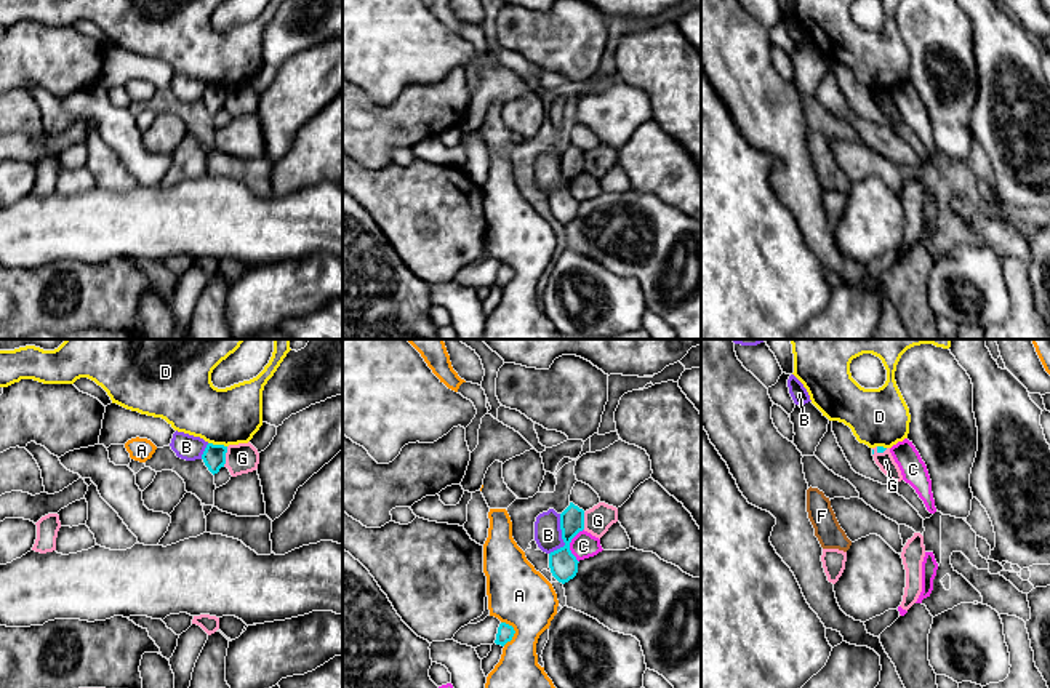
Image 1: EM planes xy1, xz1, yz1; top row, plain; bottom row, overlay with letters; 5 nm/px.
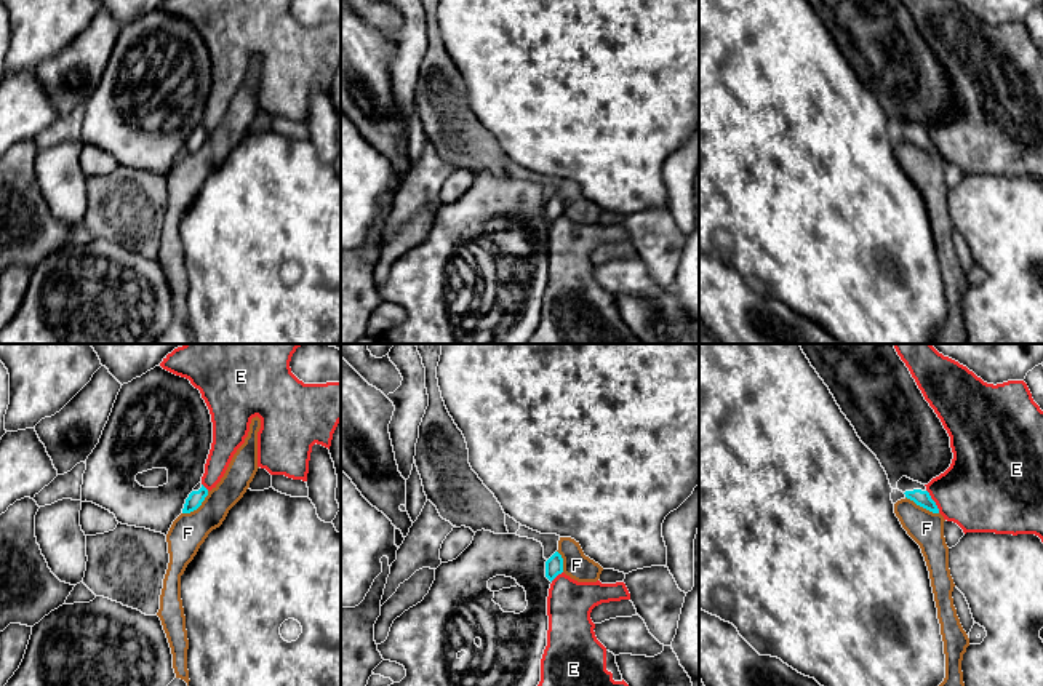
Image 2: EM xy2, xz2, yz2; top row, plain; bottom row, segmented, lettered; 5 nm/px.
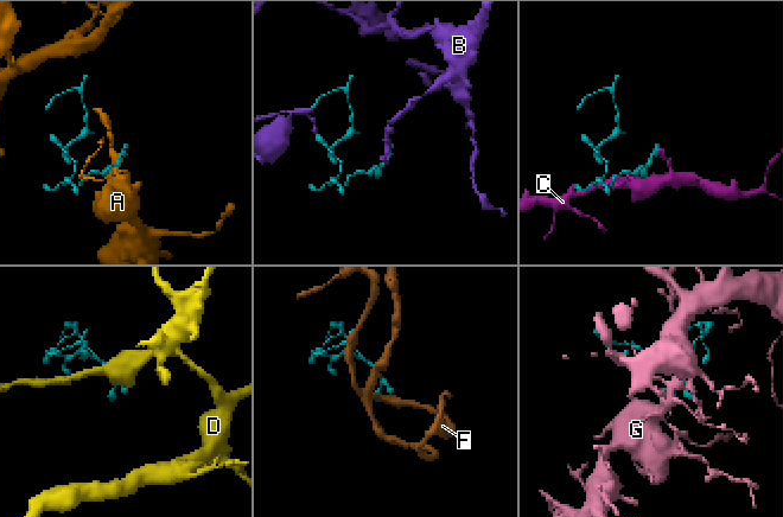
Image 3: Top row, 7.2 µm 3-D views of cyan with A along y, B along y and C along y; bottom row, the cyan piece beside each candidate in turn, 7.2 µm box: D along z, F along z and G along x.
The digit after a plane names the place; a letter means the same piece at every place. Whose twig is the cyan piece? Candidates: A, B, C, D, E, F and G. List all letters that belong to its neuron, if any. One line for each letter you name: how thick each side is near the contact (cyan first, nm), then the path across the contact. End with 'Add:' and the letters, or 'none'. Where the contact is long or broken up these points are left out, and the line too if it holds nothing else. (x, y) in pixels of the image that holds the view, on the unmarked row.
Add: none

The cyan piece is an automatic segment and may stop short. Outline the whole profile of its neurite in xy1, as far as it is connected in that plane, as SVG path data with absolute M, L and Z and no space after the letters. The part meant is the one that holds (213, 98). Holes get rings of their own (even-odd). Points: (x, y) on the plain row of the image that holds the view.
M213 85L206 86L202 101L213 117L218 115L221 109L224 109L226 94L227 88L224 86L213 86Z

